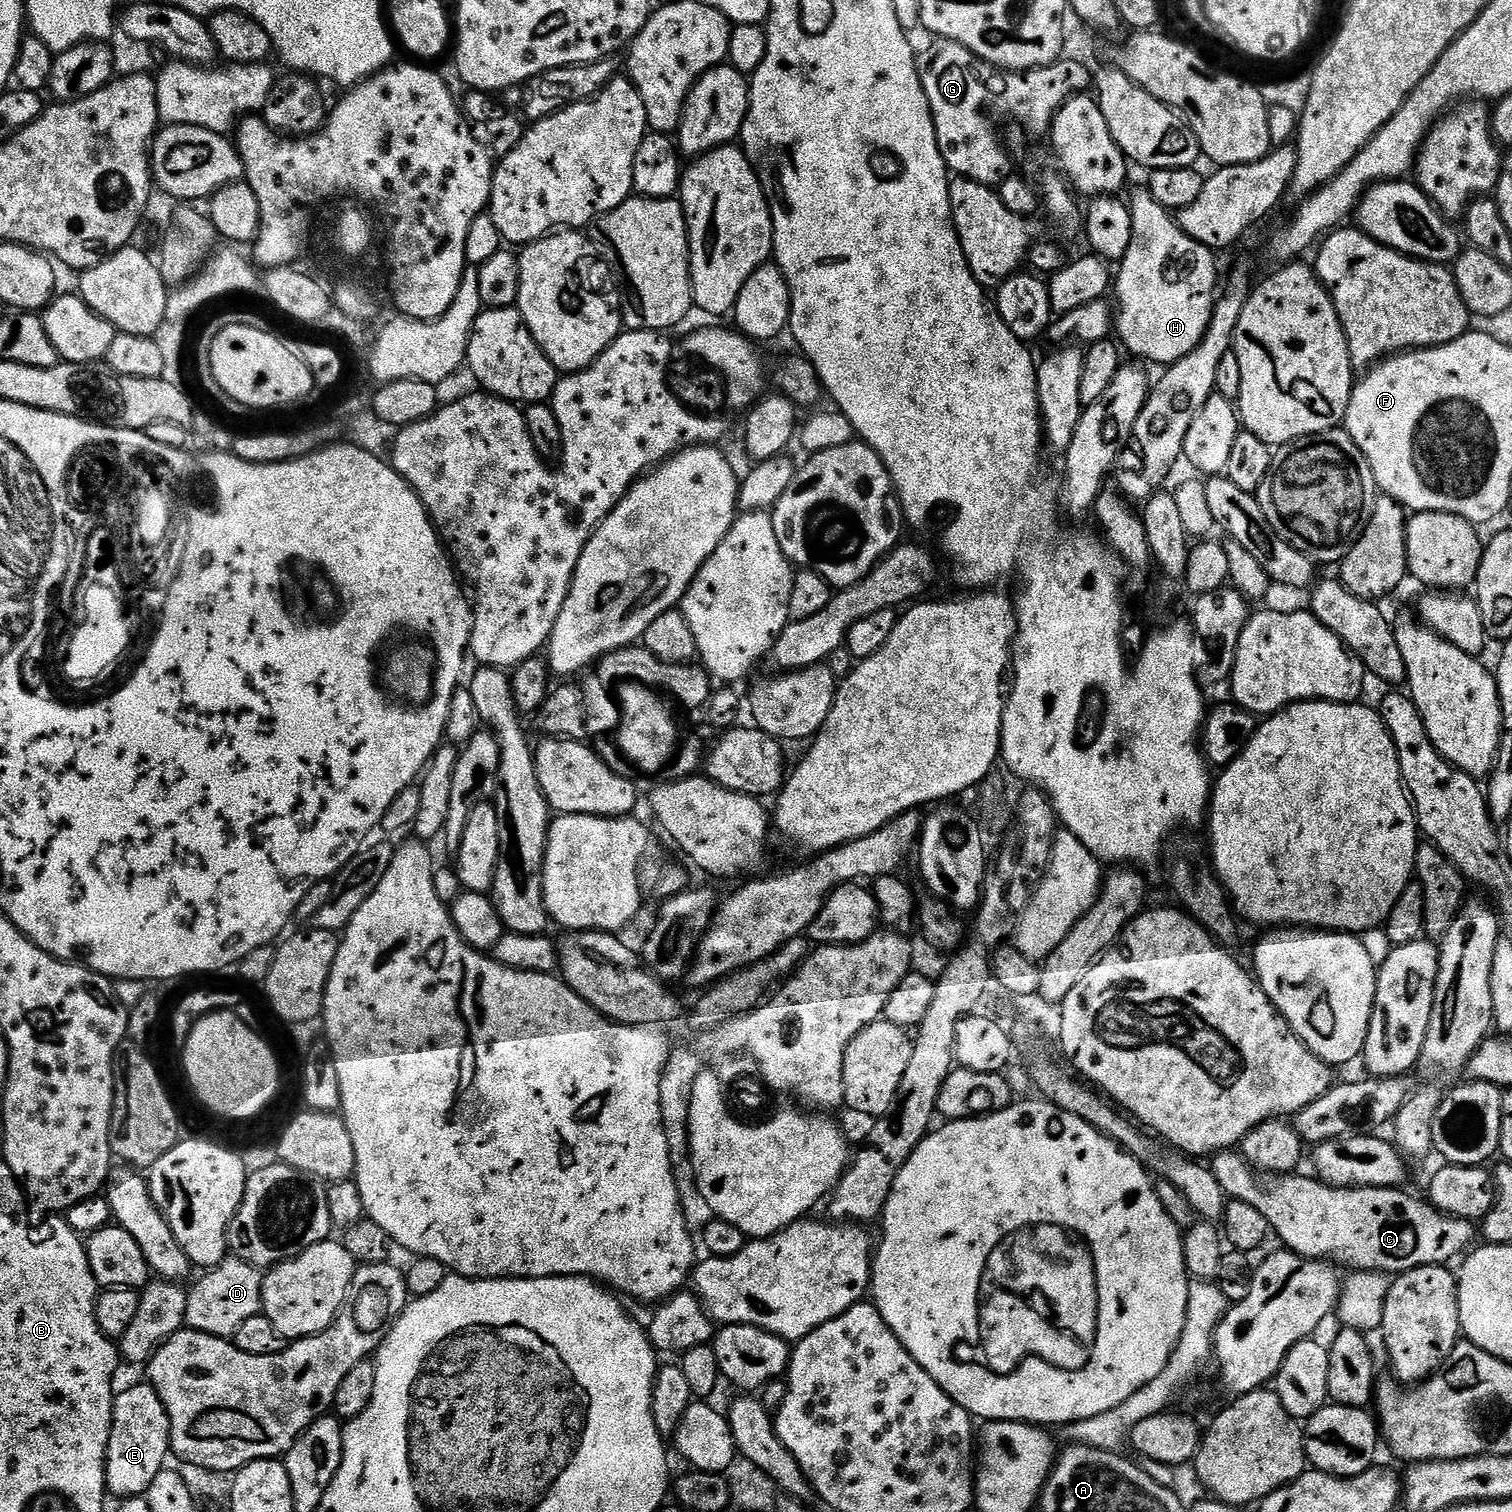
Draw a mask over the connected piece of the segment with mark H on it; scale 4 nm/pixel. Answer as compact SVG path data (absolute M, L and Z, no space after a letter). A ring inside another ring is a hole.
M1140 190L1130 199L1130 207L1132 209L1132 237L1130 238L1130 250L1126 250L1124 259L1119 261L1118 271L1114 276L1114 296L1116 292L1116 300L1114 299L1114 332L1118 337L1119 343L1125 349L1129 348L1136 357L1141 361L1149 360L1152 364L1160 364L1159 366L1167 366L1175 362L1178 358L1182 358L1186 354L1190 354L1190 350L1194 350L1202 342L1202 338L1206 334L1206 330L1210 326L1210 318L1212 310L1216 306L1218 299L1218 284L1216 288L1216 256L1217 253L1211 248L1202 246L1202 242L1194 242L1194 238L1190 238L1190 234L1186 234L1180 229L1177 217L1171 212L1167 212L1162 206L1158 206L1158 202L1154 202L1154 198L1146 190Z

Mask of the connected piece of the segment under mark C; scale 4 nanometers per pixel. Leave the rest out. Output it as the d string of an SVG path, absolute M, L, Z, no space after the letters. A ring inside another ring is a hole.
M1236 1150L1215 1153L1211 1157L1210 1167L1225 1196L1254 1206L1254 1210L1266 1218L1274 1236L1284 1243L1281 1245L1287 1251L1305 1256L1308 1260L1323 1260L1336 1266L1345 1264L1348 1270L1357 1272L1399 1274L1431 1264L1451 1265L1455 1256L1463 1257L1473 1247L1472 1239L1478 1236L1478 1228L1473 1221L1439 1212L1427 1199L1419 1200L1408 1192L1400 1192L1404 1190L1399 1187L1338 1188L1335 1184L1326 1184L1319 1178L1300 1176L1301 1174L1261 1178L1256 1169L1251 1168L1246 1158Z

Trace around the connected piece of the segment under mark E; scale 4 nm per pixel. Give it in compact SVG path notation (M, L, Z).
M147 1382L131 1387L126 1394L118 1394L112 1401L112 1429L108 1443L108 1458L104 1462L104 1483L107 1491L116 1498L144 1496L148 1487L154 1482L158 1473L165 1471L164 1459L170 1456L170 1418L166 1414L166 1406L162 1398Z

